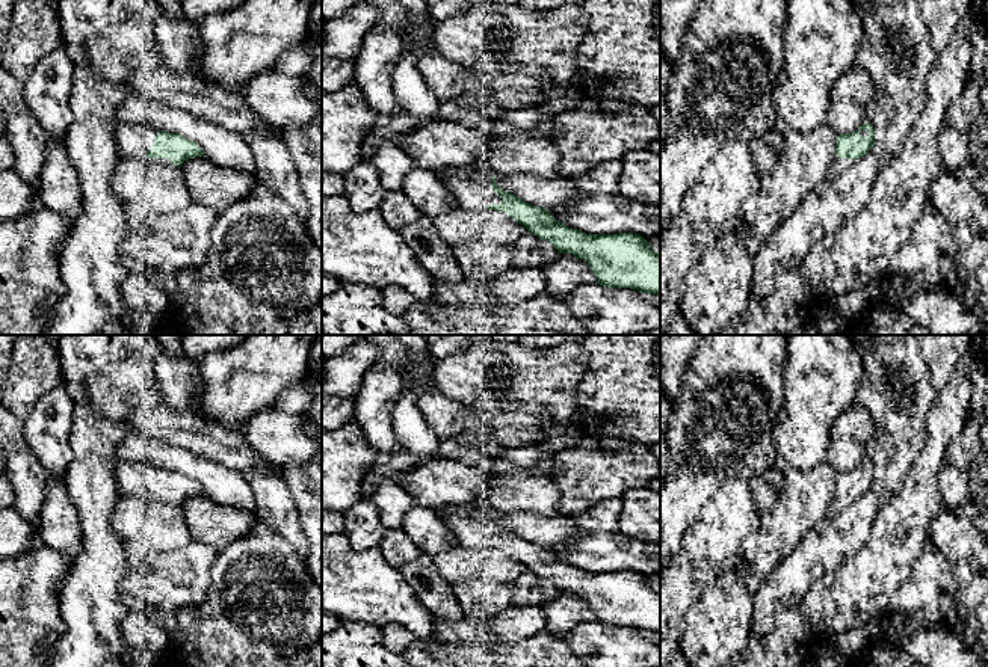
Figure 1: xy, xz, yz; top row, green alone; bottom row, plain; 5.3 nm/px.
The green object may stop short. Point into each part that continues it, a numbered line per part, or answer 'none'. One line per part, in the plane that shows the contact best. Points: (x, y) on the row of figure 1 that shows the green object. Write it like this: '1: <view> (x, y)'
1: xz (472, 187)

